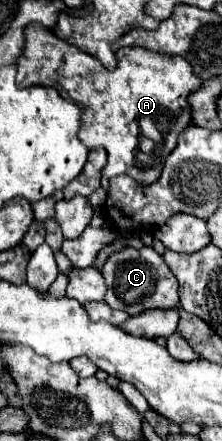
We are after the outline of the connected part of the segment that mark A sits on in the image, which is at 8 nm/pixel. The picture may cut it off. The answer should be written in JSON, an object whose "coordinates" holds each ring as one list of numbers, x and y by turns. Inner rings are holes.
{"coordinates":[[31,23,25,27,25,45,17,59,17,85,55,87,61,97,73,101,77,107,83,109,83,127,79,129,79,139,89,149,103,147,107,151,107,165,103,167,102,176,111,179,117,175,129,175,139,183,153,183,161,175,165,157,175,149,179,133,191,125,187,93,193,93,201,85,201,81,193,77,193,71,189,69,189,63,183,57,159,55,155,51,145,51,143,47,123,47,115,53,115,57,117,69,107,71,95,57,55,37,51,29,39,23],[141,135,151,137,155,143,141,143]]}

